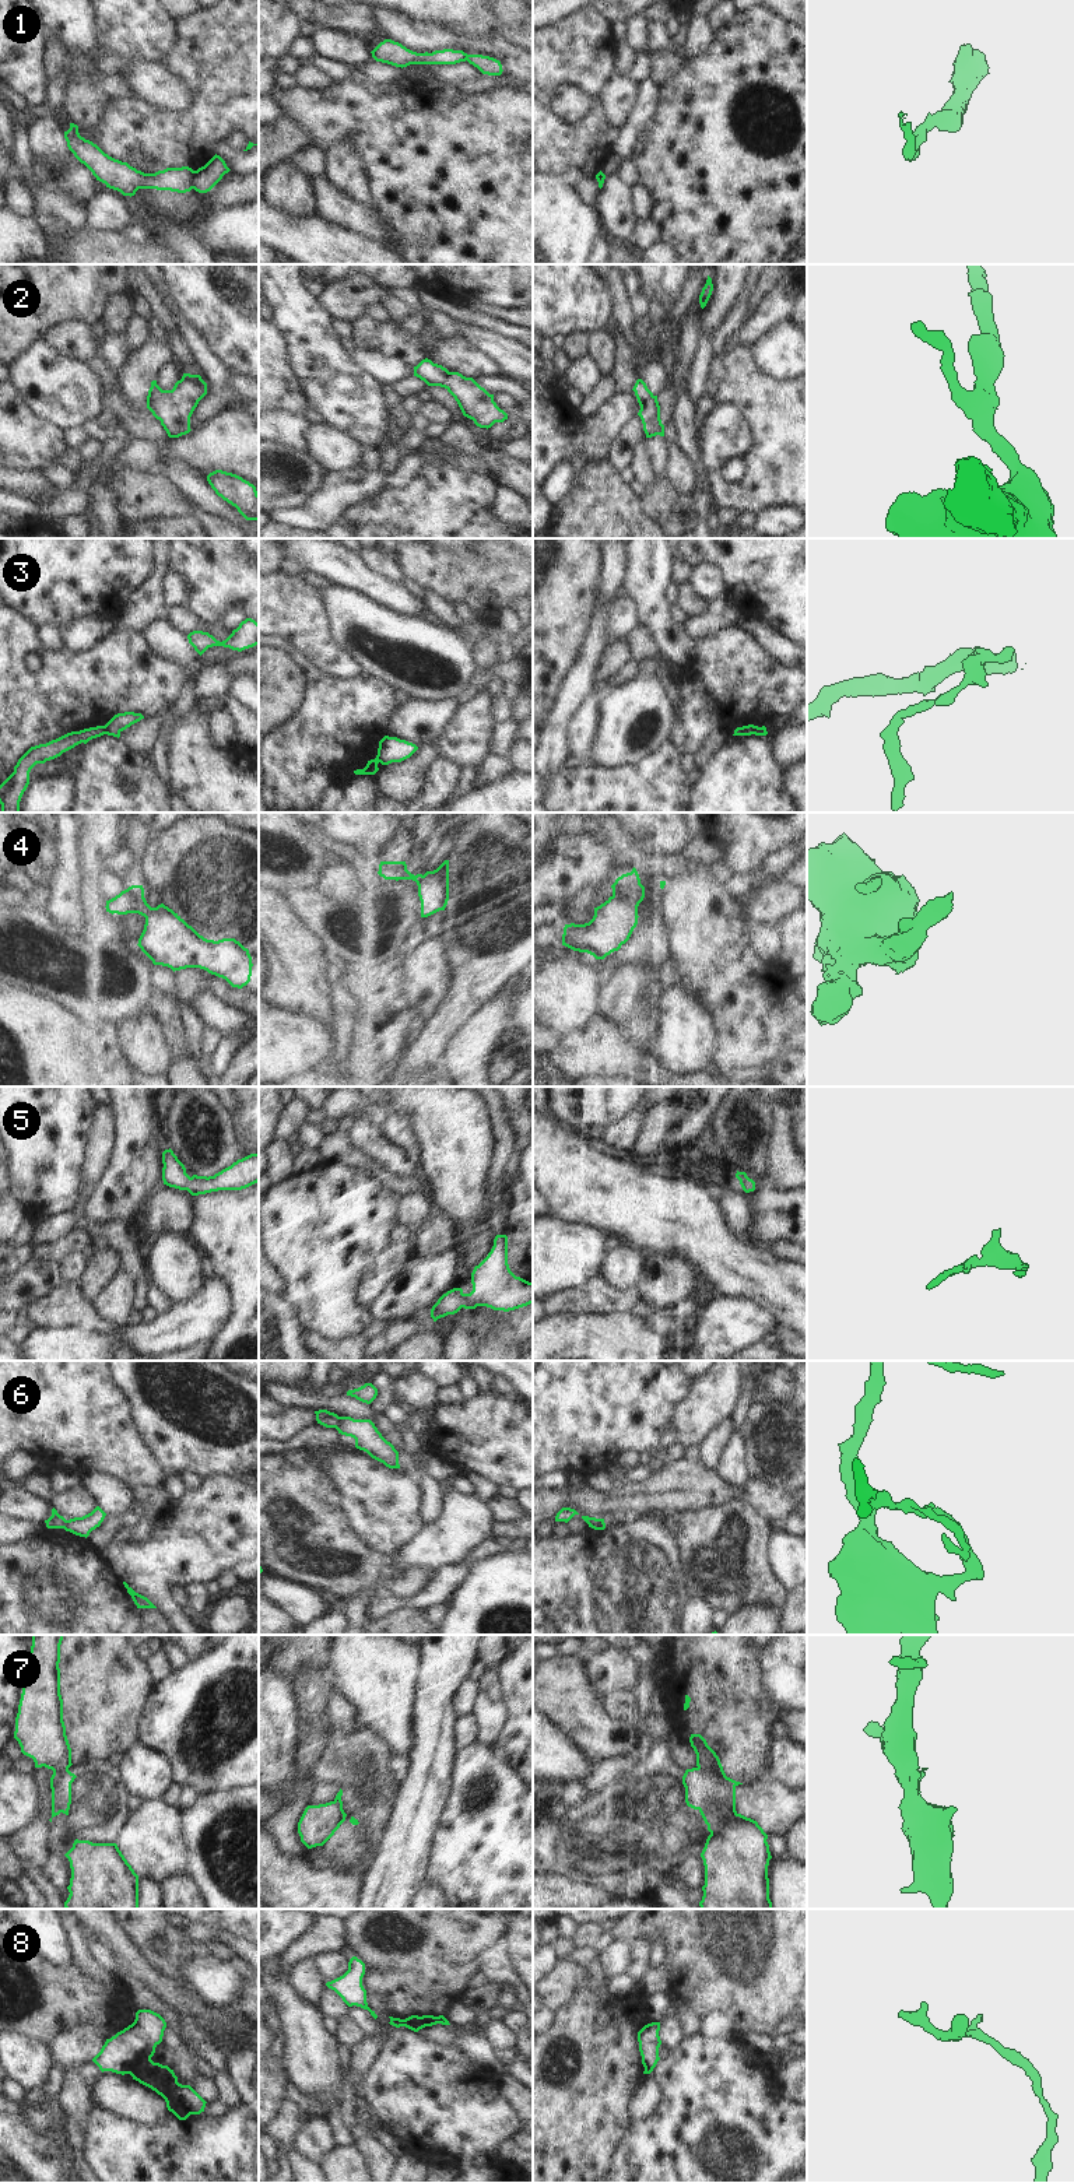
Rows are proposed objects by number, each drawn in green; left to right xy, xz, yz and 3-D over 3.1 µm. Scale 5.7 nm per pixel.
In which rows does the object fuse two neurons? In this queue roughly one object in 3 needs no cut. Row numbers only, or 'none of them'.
1, 3, 4, 6, 7, 8

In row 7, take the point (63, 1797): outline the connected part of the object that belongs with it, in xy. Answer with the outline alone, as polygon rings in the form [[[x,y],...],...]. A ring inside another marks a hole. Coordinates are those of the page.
[[[66,1769],[57,1779],[57,1791],[53,1793],[56,1800],[56,1805],[60,1811],[69,1815],[70,1804],[71,1804],[71,1783],[77,1776]]]

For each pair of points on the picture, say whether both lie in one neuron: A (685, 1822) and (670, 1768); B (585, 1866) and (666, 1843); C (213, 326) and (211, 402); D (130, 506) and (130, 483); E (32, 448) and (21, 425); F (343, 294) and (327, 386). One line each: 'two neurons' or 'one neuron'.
A: one neuron
B: one neuron
C: two neurons
D: one neuron
E: one neuron
F: two neurons

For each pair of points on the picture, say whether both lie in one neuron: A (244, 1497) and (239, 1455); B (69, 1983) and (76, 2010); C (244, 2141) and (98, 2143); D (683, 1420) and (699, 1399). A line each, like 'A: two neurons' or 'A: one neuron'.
A: two neurons
B: one neuron
C: one neuron
D: one neuron

